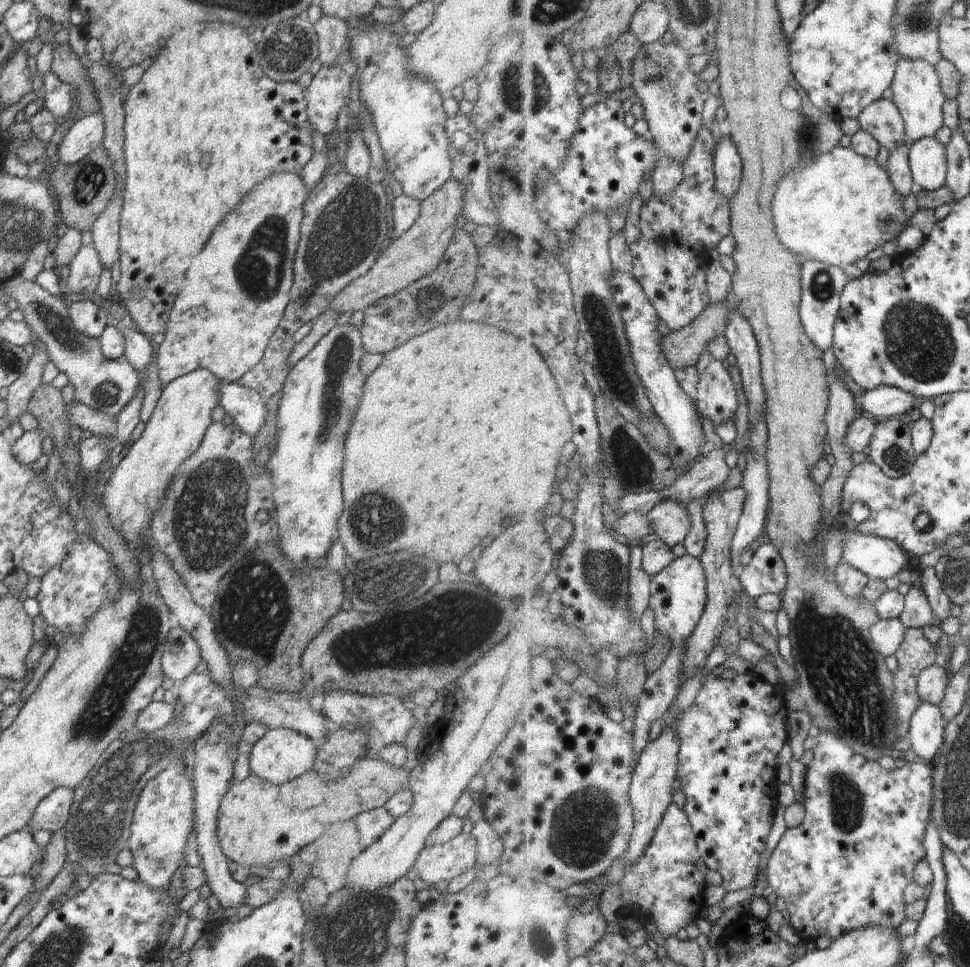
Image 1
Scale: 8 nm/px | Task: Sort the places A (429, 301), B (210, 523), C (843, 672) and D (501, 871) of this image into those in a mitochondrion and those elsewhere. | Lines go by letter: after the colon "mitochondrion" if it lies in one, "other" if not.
A: mitochondrion
B: mitochondrion
C: mitochondrion
D: other

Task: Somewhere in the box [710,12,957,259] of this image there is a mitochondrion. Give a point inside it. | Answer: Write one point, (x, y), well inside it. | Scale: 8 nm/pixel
(809, 134)

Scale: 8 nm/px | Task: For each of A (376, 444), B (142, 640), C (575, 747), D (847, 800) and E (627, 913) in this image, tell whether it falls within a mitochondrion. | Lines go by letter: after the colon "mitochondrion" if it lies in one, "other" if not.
A: other
B: mitochondrion
C: other
D: mitochondrion
E: other

